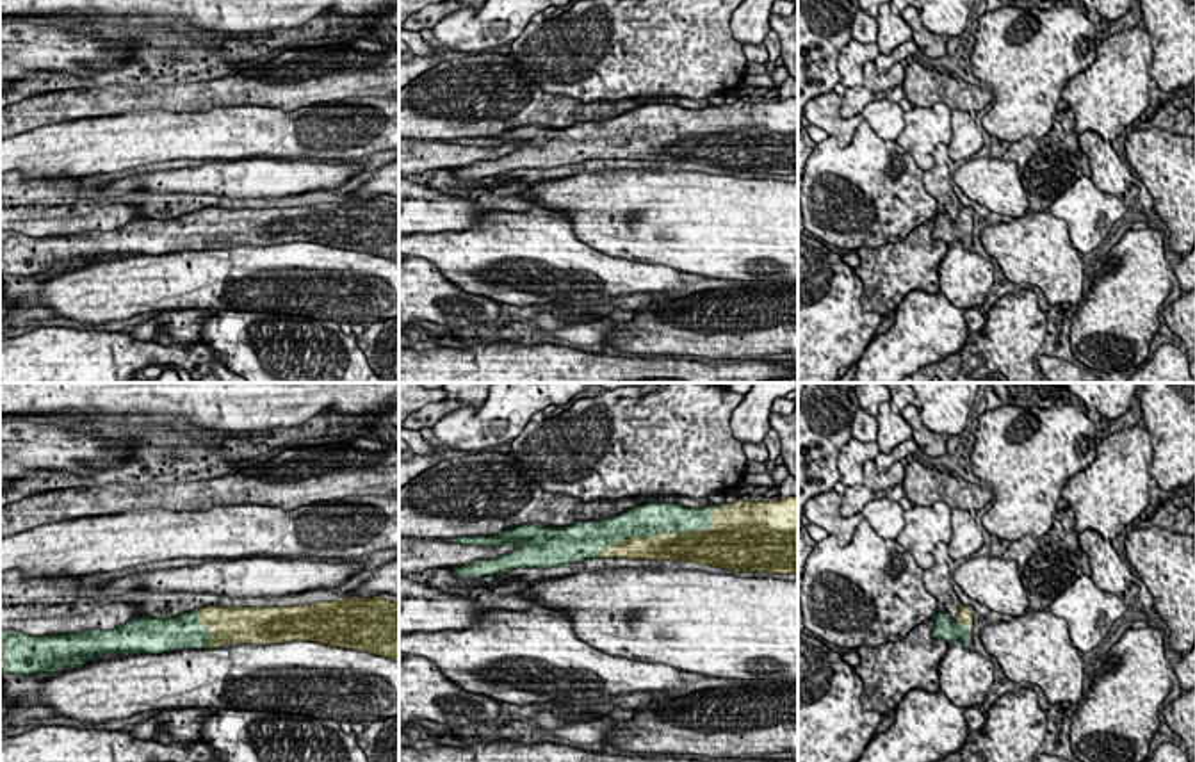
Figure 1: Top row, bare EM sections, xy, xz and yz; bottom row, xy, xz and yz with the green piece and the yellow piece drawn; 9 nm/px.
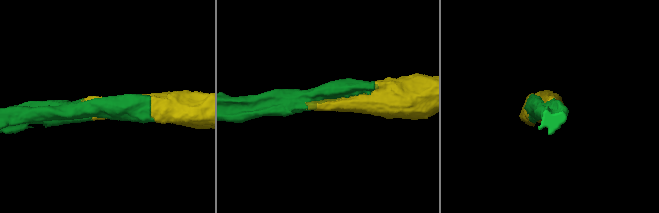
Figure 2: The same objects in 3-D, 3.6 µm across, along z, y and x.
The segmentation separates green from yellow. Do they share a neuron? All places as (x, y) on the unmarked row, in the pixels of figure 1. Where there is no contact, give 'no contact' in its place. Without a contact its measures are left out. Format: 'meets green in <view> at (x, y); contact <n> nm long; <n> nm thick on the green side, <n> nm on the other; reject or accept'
meets green in xz at (663, 136); contact 1150 nm long; 300 nm thick on the green side, 260 nm on the other; accept

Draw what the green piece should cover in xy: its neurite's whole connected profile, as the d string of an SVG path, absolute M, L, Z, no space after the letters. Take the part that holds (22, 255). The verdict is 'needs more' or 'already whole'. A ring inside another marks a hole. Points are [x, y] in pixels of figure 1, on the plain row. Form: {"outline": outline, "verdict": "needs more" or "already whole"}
{"outline": "M381 198L290 208L205 207L180 217L142 217L109 231L61 237L0 233L0 276L78 269L107 255L164 255L223 244L315 242L399 262L399 205Z", "verdict": "needs more"}

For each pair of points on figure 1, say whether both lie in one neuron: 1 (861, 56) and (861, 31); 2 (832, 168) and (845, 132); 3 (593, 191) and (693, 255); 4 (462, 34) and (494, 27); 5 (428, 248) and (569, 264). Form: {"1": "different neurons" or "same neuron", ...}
{"1": "different neurons", "2": "different neurons", "3": "same neuron", "4": "same neuron", "5": "same neuron"}

